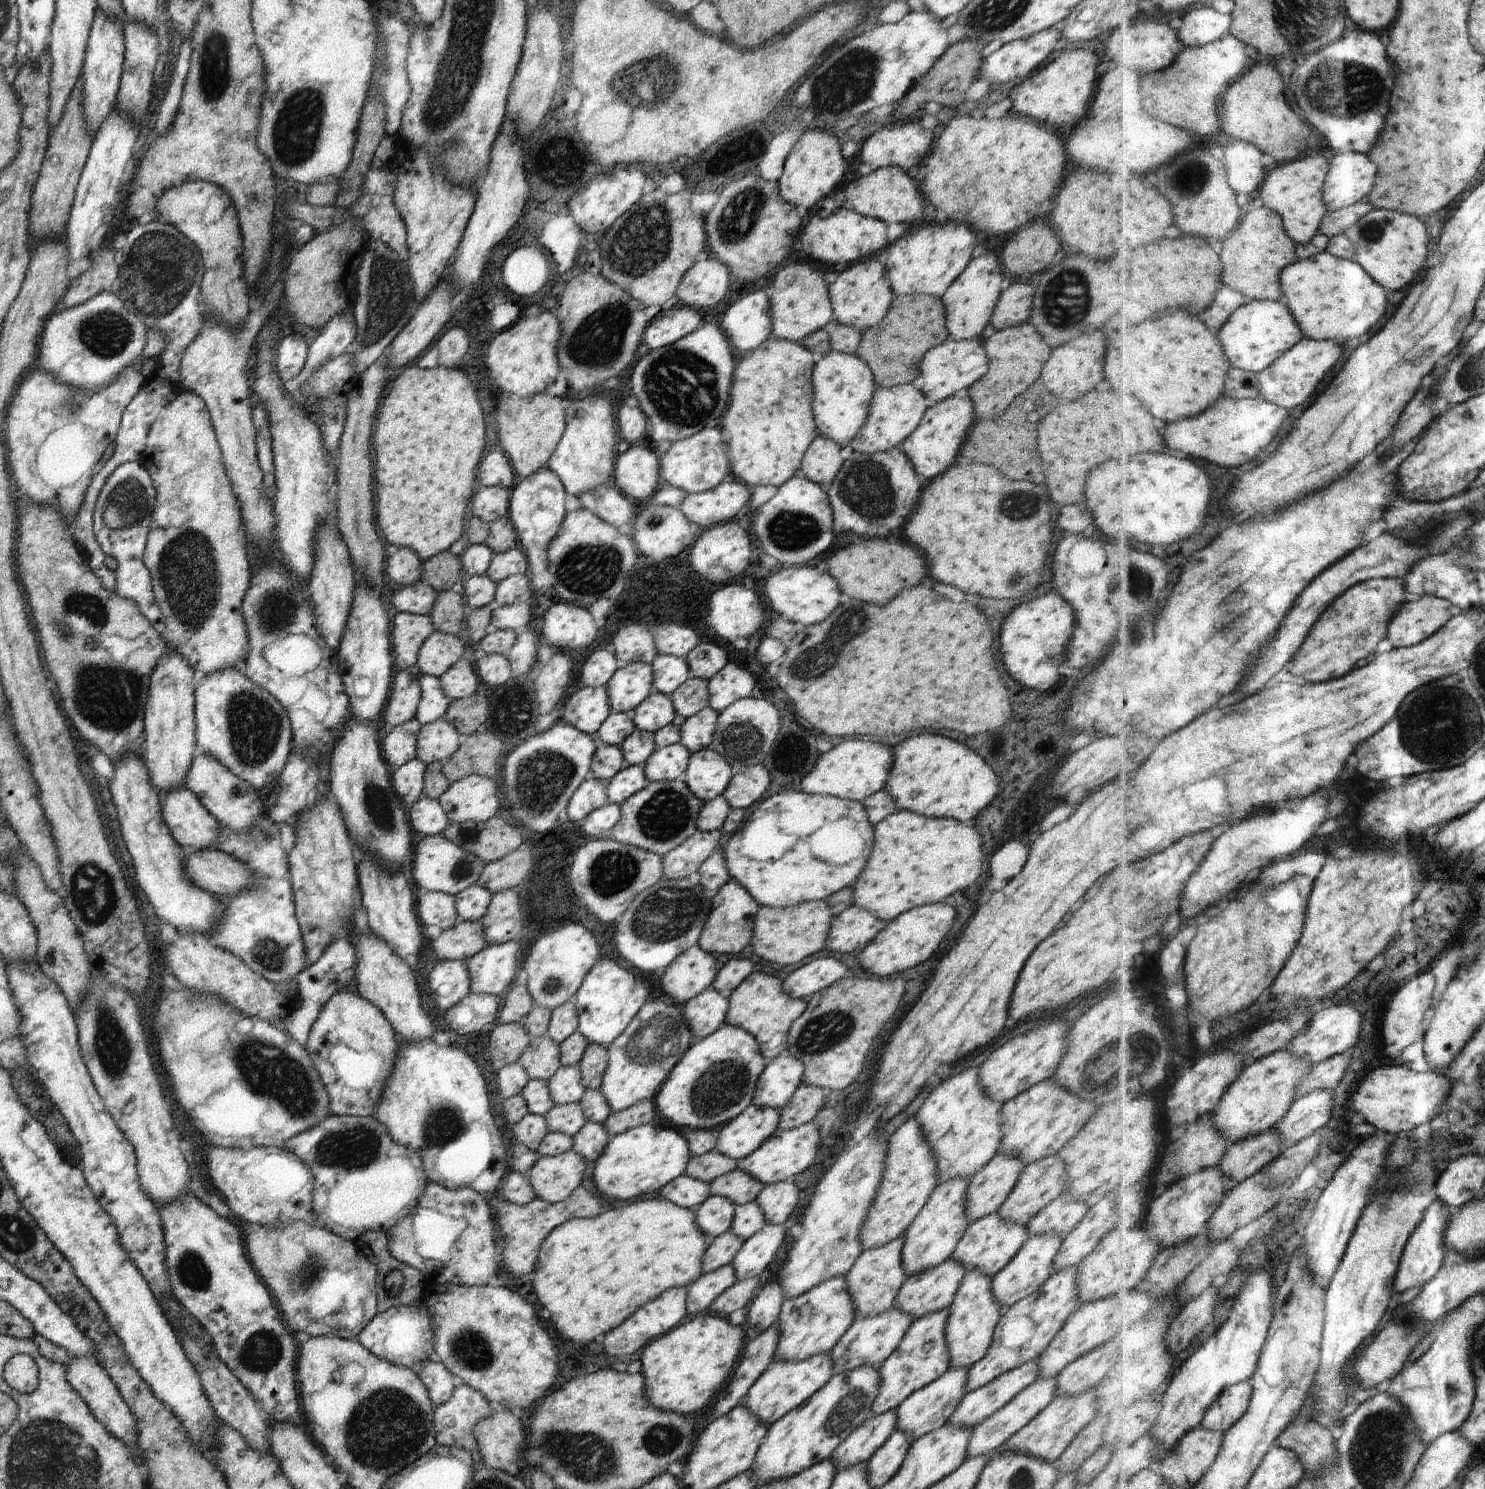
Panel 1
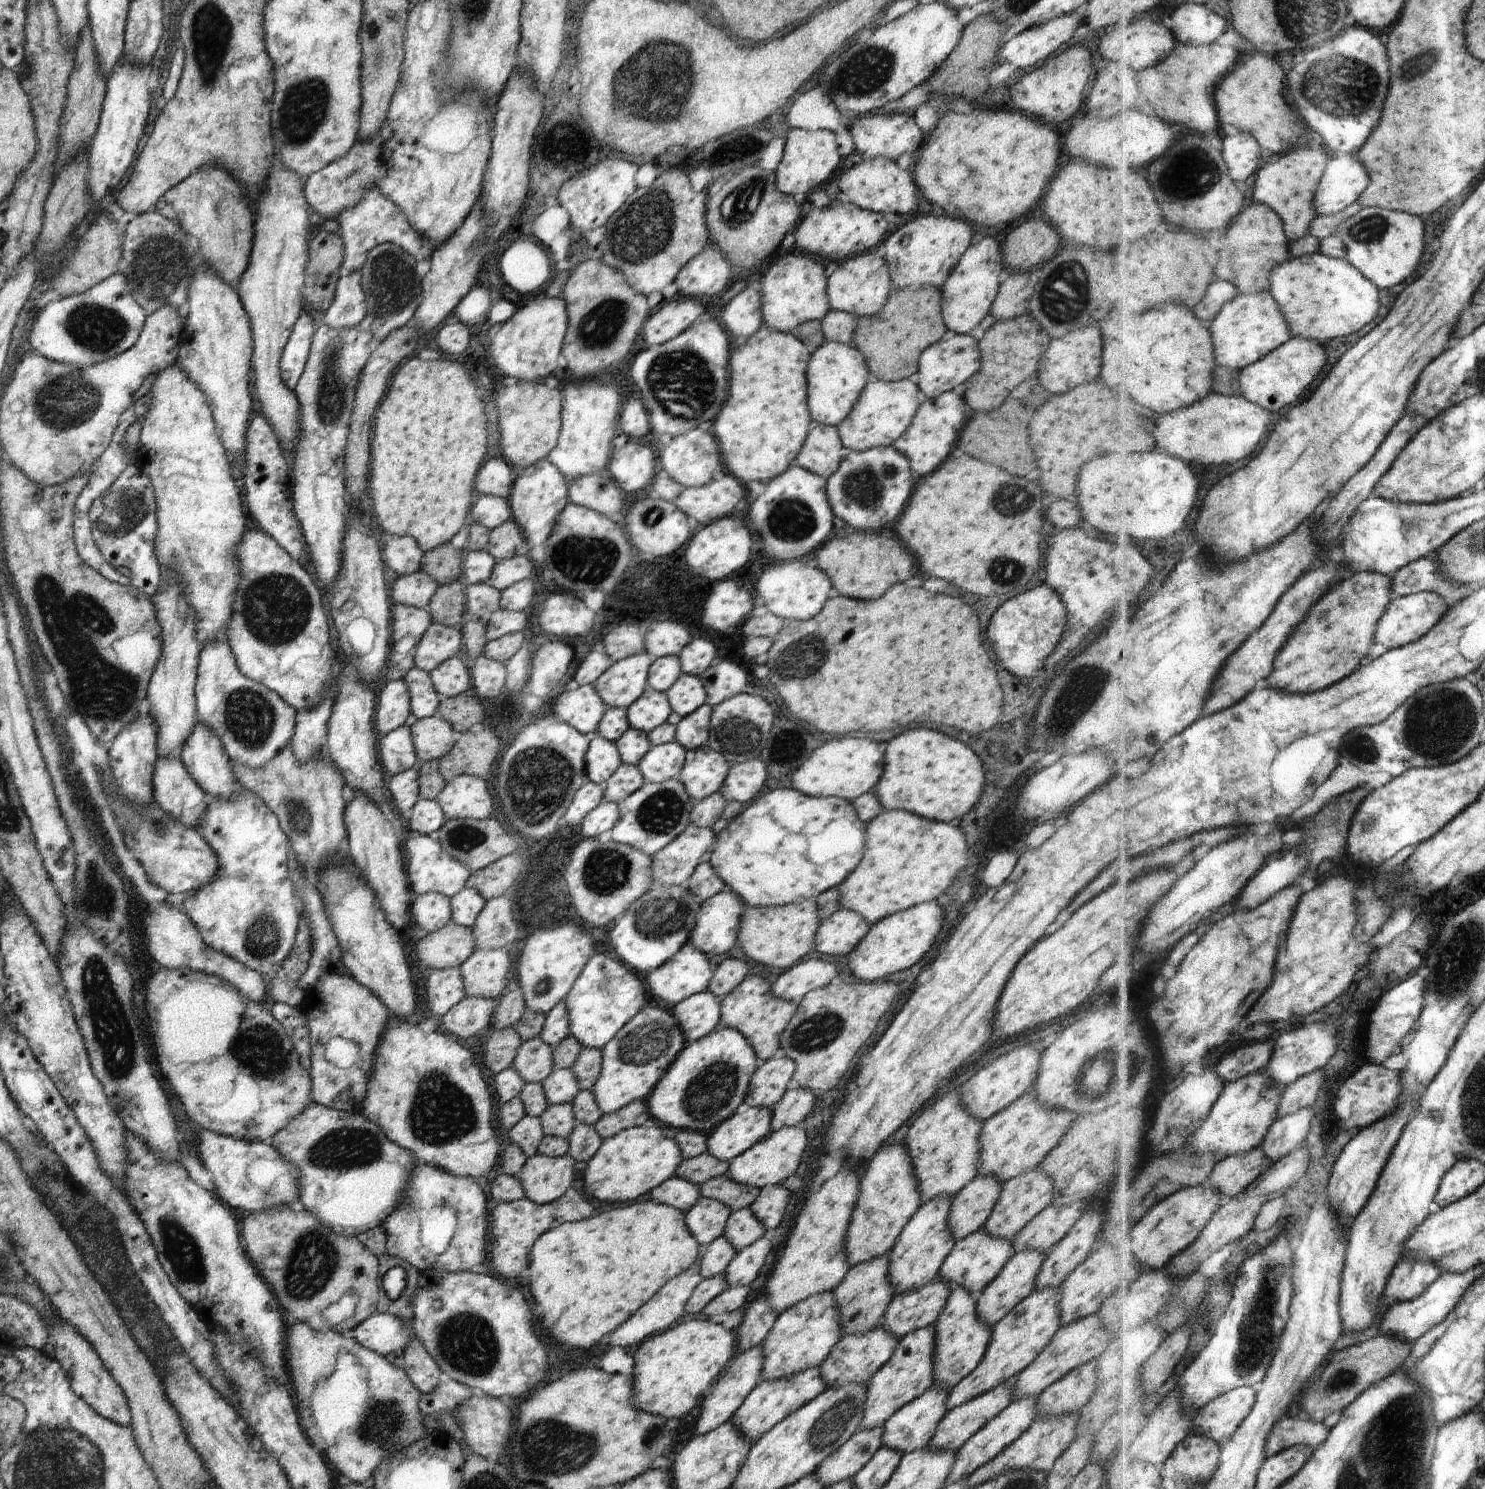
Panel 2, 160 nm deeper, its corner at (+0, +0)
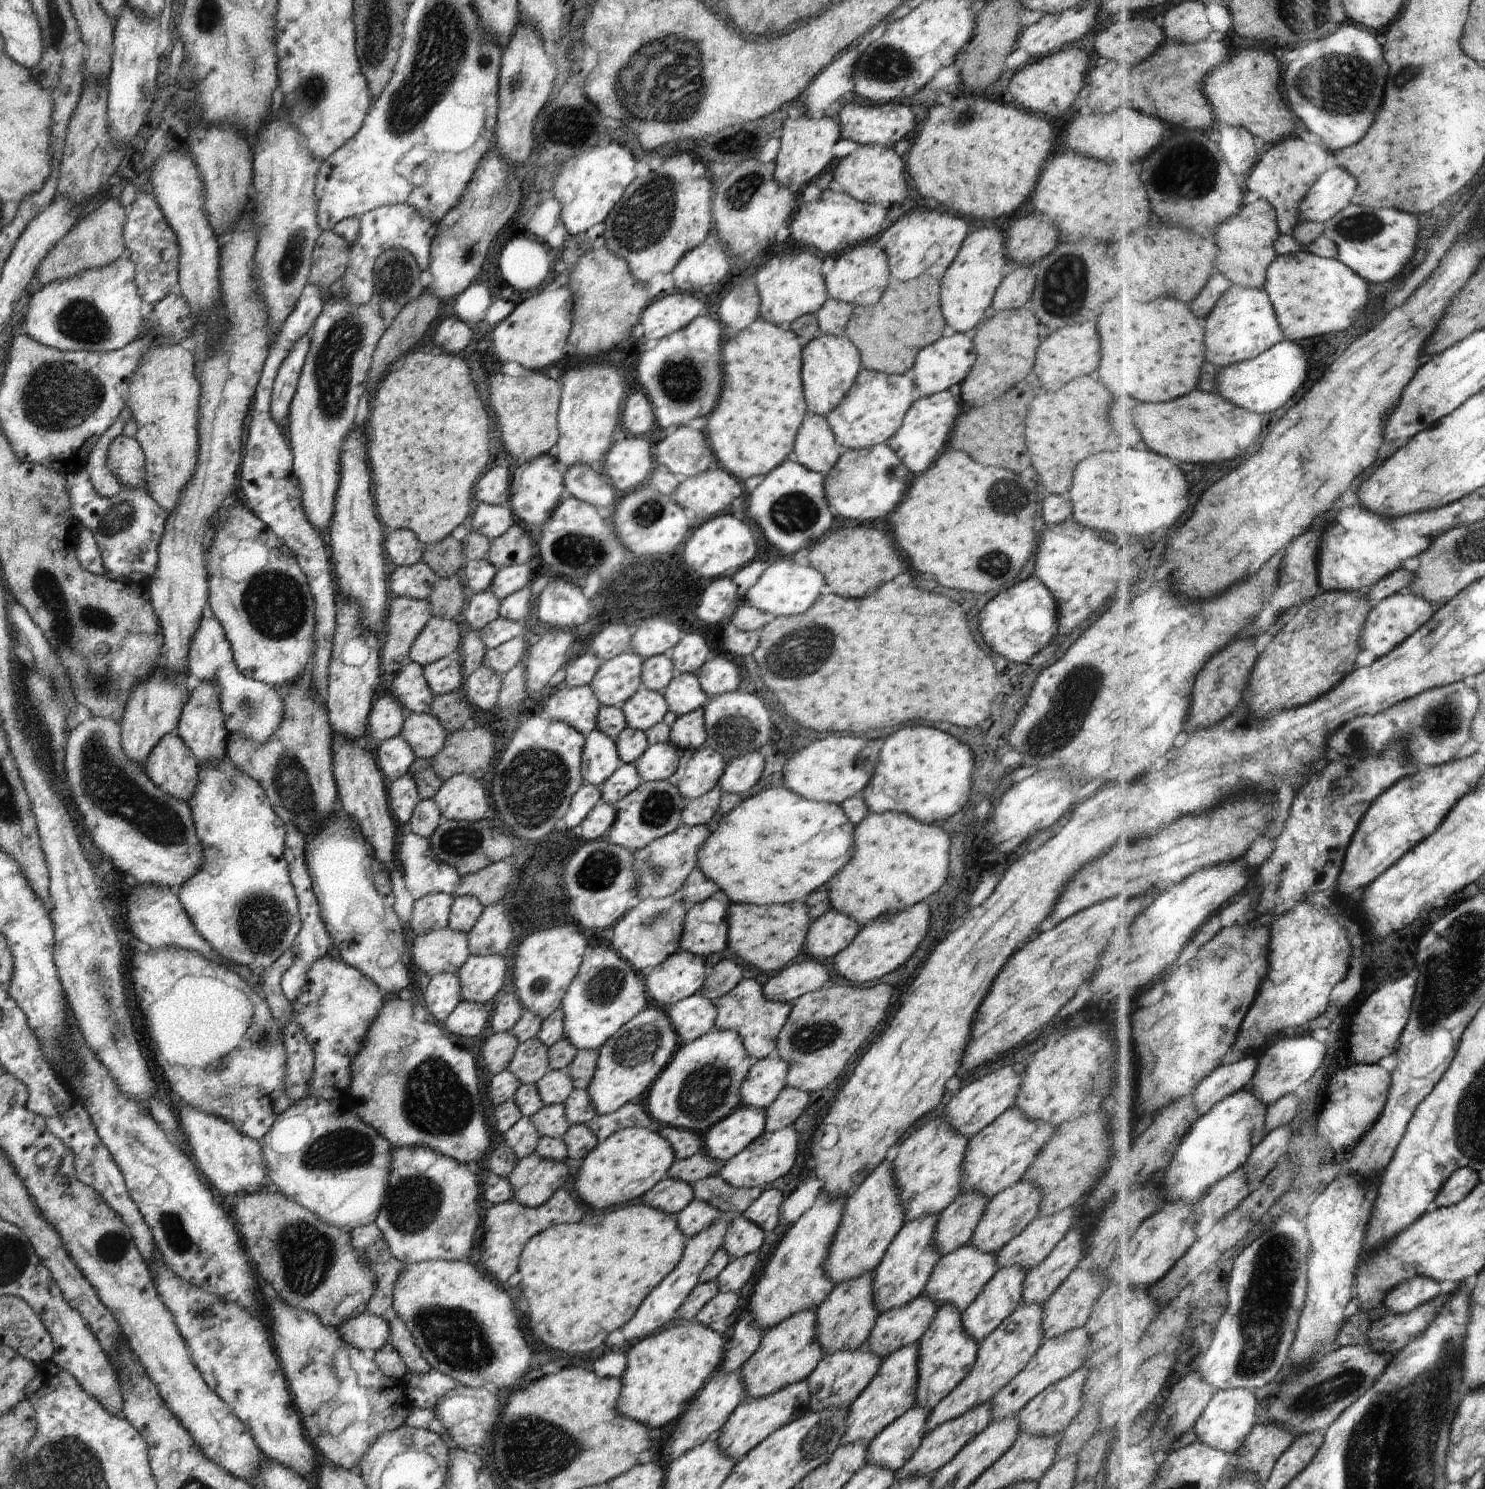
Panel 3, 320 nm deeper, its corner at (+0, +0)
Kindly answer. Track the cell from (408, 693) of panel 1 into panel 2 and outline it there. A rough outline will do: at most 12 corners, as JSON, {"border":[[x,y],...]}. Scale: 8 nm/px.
{"border":[[403,680],[378,694],[375,731],[384,736],[405,725],[412,698]]}

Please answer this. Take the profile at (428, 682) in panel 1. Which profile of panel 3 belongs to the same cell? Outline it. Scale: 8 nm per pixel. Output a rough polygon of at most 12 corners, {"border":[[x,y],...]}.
{"border":[[412,660],[390,692],[412,713],[428,713],[435,695]]}

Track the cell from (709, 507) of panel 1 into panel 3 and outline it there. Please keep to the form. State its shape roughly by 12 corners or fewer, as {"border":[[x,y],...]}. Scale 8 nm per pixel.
{"border":[[721,466],[682,478],[671,497],[696,520],[729,512],[742,482]]}

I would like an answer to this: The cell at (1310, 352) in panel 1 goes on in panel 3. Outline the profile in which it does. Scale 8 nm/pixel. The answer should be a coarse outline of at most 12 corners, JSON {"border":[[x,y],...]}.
{"border":[[1293,340],[1223,367],[1220,392],[1266,414],[1284,408],[1310,372]]}

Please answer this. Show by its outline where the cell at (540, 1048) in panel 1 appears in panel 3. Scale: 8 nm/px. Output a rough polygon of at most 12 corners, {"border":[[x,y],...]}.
{"border":[[519,1043],[508,1068],[522,1085],[548,1071],[548,1047]]}

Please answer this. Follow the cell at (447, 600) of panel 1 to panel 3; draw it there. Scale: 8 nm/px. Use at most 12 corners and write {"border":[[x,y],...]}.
{"border":[[459,576],[439,578],[427,601],[431,616],[460,620]]}

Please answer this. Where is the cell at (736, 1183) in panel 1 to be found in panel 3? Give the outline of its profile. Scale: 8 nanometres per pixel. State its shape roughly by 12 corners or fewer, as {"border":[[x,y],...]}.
{"border":[[719,1174],[690,1184],[694,1199],[742,1214],[764,1187],[736,1188]]}

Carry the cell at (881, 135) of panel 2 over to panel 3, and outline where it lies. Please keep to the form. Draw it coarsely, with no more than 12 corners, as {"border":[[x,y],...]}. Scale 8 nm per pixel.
{"border":[[897,102],[844,104],[842,138],[894,148],[919,128]]}

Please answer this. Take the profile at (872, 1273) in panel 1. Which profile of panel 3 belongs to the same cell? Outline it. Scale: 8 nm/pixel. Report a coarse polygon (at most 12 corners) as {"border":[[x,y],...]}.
{"border":[[873,1273],[834,1285],[816,1308],[824,1356],[860,1349],[880,1315]]}

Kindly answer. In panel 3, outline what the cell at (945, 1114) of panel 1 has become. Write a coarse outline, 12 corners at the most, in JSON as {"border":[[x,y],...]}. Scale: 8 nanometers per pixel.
{"border":[[945,1118],[892,1164],[905,1223],[961,1194],[968,1141]]}

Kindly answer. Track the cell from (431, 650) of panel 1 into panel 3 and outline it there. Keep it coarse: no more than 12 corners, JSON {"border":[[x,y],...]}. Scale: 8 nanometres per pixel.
{"border":[[431,617],[410,647],[425,667],[461,646],[460,620]]}

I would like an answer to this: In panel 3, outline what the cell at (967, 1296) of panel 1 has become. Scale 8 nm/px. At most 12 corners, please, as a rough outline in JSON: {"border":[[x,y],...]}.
{"border":[[954,1305],[919,1340],[915,1406],[932,1410],[972,1370],[978,1343]]}

